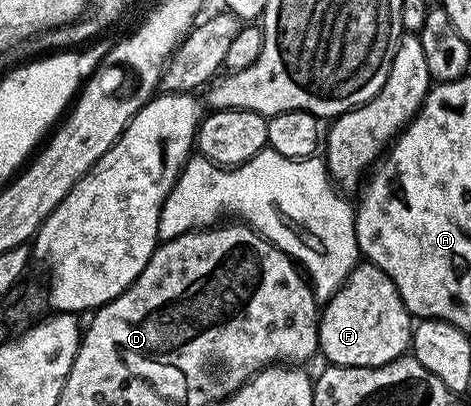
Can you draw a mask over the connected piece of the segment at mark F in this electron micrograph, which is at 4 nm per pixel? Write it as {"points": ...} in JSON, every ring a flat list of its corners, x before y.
{"points":[[359,262,348,278,336,290,332,299,325,301,318,321,318,346,331,365,340,368,375,368,393,360,403,359,412,344,412,317,404,306,392,278,375,264]]}

